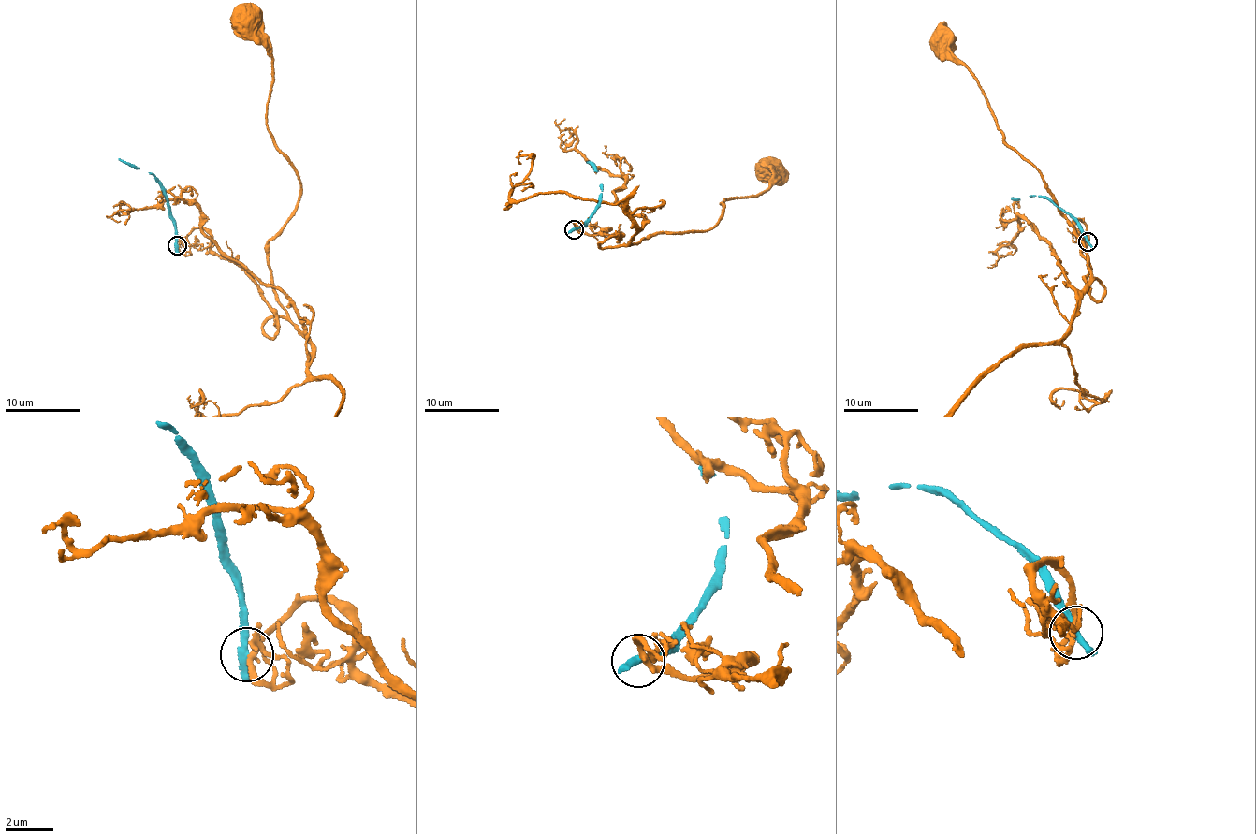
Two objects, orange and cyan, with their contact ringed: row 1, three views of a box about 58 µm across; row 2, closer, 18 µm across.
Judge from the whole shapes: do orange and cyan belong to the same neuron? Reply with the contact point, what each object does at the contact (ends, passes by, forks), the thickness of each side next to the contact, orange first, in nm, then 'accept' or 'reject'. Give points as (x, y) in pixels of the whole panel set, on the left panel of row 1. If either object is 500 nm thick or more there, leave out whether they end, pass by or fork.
at (177, 245); orange passes by; cyan ends there; 240 nm thick on the orange side, 440 nm on the other; reject

